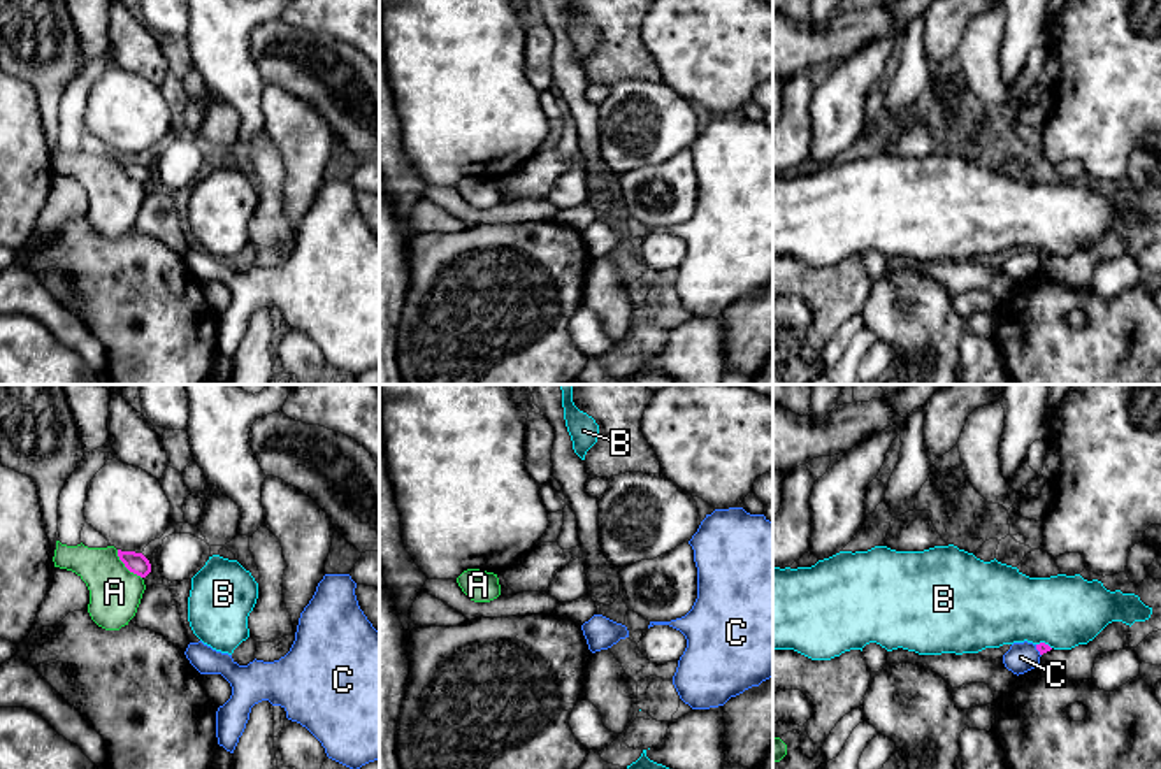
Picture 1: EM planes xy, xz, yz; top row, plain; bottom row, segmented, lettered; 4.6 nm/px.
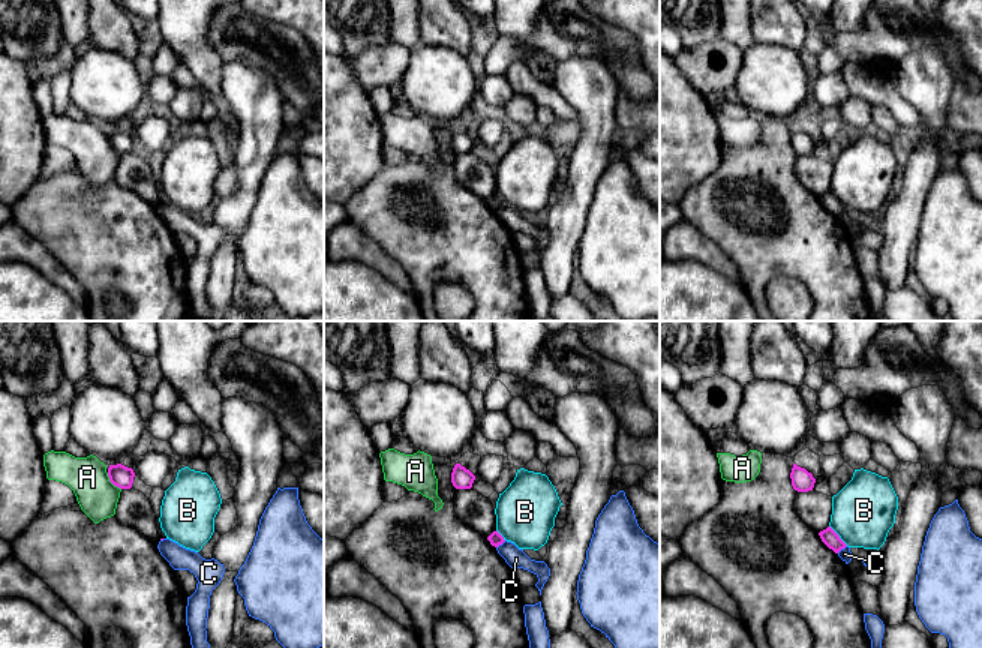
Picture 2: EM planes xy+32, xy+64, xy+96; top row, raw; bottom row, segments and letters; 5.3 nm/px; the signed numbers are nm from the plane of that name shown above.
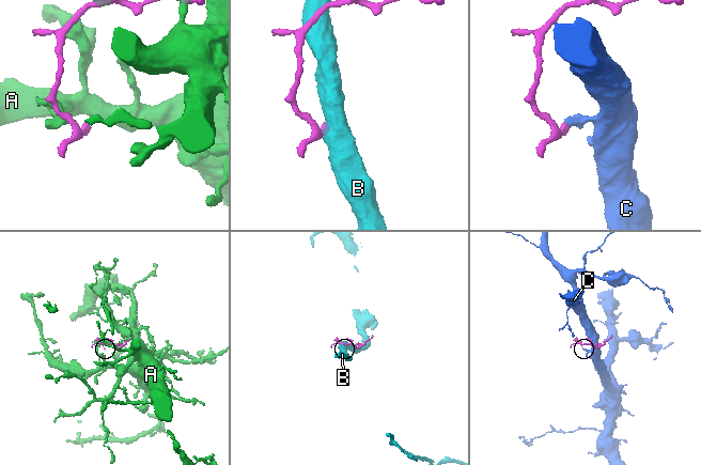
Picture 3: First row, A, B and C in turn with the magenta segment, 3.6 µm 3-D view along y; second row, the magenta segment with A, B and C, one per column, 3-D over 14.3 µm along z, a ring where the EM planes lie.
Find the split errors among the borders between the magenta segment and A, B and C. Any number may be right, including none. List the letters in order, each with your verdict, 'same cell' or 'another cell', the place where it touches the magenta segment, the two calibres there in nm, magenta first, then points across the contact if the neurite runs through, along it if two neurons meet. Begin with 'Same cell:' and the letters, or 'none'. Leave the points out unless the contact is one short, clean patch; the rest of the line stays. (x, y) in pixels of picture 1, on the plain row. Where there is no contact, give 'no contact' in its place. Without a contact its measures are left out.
Same cell: none
A: another cell; meets magenta in xy at (125, 172); 100 nm thick on the magenta side, 240 nm on the other
B: another cell; meets magenta in yz at (1044, 250); 50 nm thick on the magenta side, 340 nm on the other
C: another cell; meets magenta in yz at (1037, 255); 50 nm thick on the magenta side, 140 nm on the other; border along yz (1035, 251), (1040, 262)

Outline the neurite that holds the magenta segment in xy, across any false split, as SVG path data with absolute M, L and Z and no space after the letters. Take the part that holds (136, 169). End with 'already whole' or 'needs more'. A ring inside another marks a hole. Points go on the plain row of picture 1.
M118 156L118 163L130 179L141 184L146 184L151 179L151 170L142 160Z; already whole

